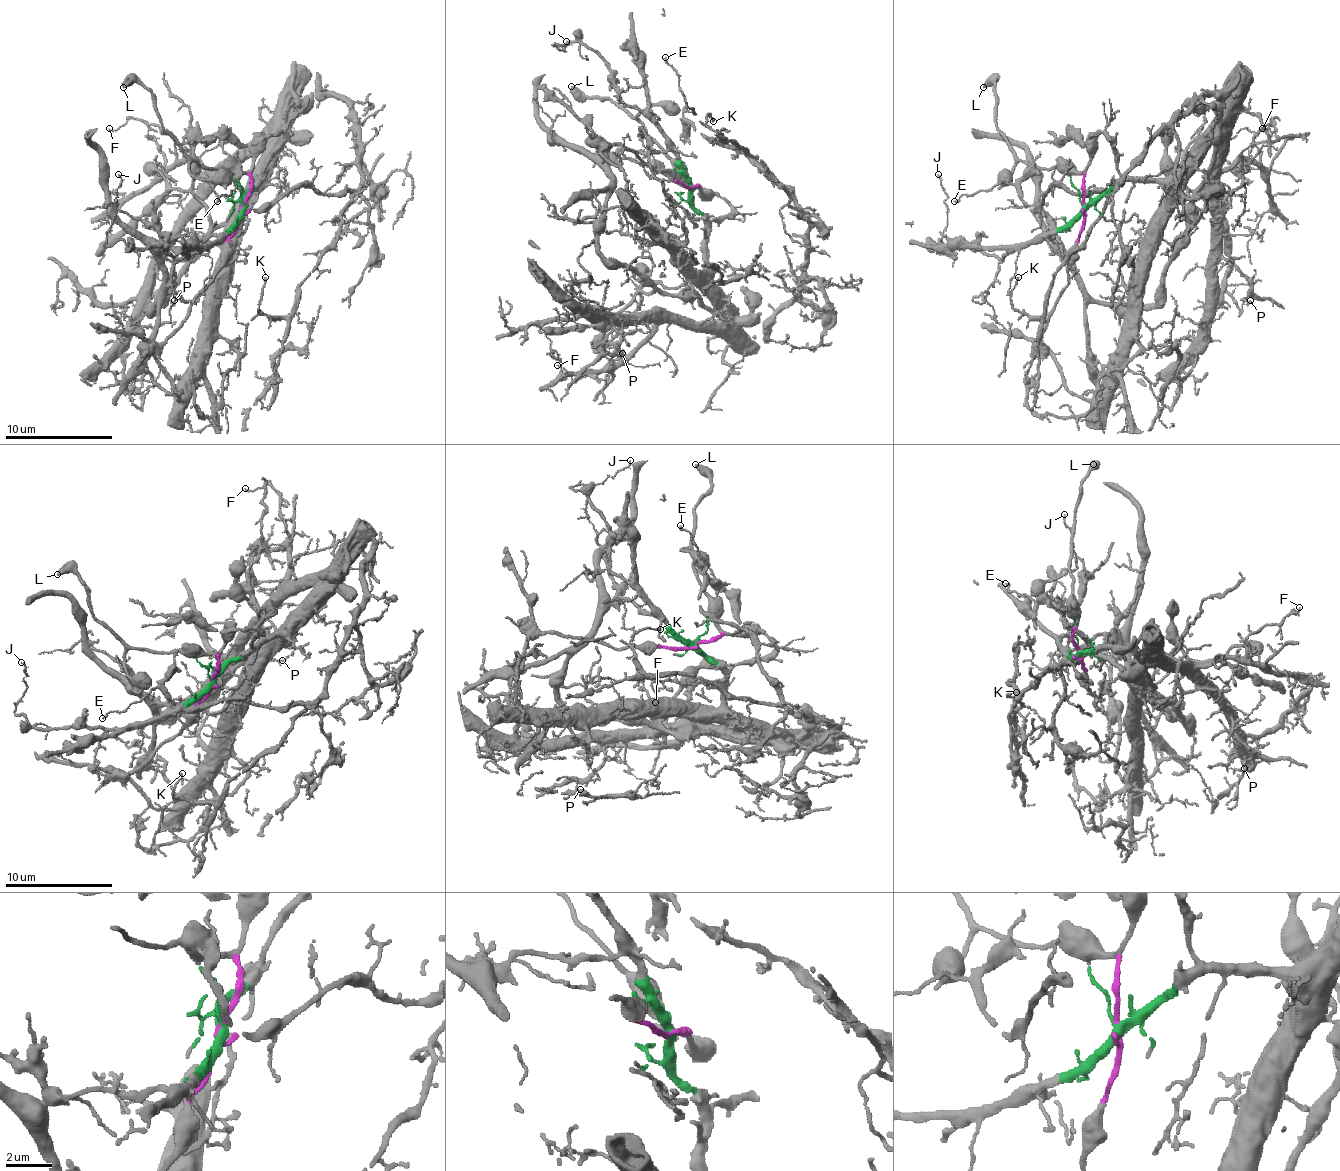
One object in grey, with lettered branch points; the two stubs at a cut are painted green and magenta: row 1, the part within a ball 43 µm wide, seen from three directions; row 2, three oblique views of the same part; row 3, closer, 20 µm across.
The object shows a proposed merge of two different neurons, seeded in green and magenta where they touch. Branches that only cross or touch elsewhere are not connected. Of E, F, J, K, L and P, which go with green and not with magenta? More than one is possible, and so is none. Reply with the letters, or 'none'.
E, F, J, K, P

